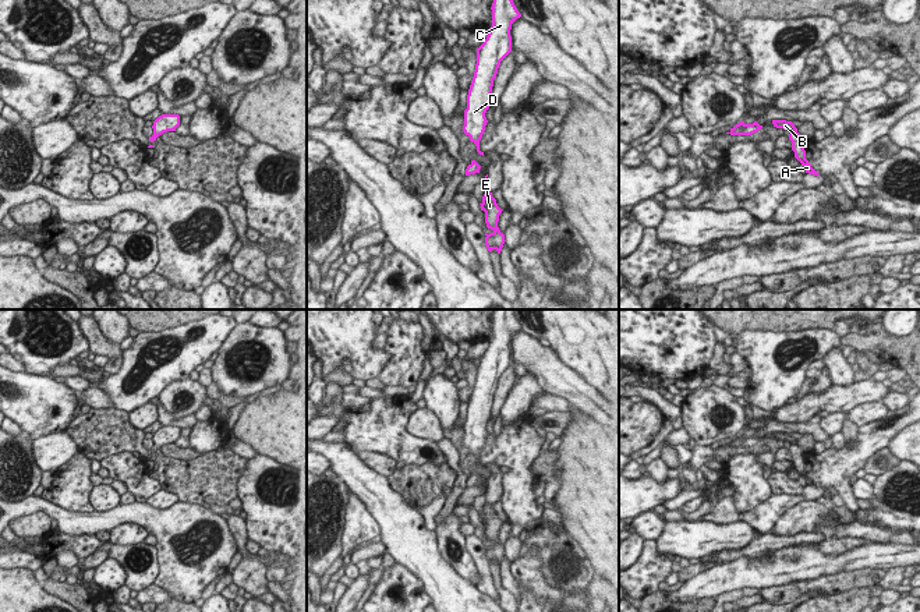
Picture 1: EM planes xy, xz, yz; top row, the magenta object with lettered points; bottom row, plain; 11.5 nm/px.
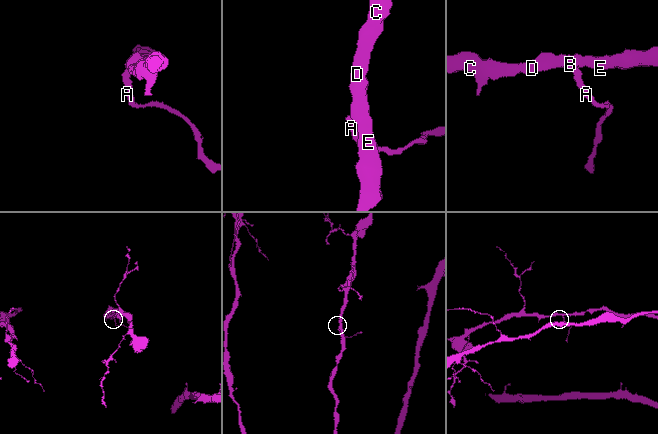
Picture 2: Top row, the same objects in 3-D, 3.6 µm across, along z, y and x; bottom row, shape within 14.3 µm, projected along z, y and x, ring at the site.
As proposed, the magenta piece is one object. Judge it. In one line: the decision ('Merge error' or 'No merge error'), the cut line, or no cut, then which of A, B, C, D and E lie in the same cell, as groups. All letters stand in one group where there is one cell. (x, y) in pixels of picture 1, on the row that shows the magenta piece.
No merge error. No split. Groups: A B C D E.

